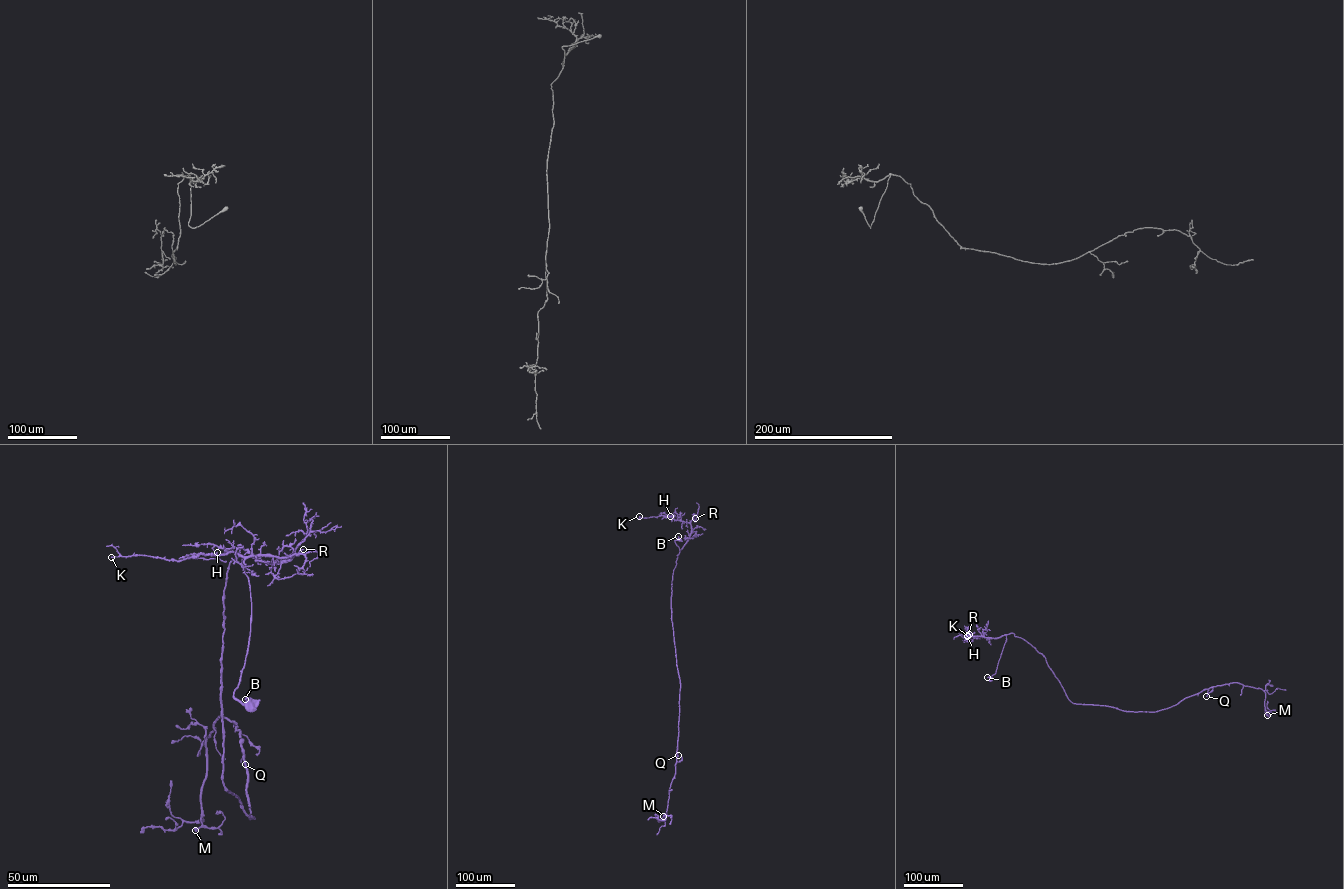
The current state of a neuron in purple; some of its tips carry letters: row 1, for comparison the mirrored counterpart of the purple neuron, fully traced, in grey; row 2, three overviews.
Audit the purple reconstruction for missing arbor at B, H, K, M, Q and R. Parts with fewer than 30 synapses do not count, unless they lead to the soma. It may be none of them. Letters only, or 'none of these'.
none of these

